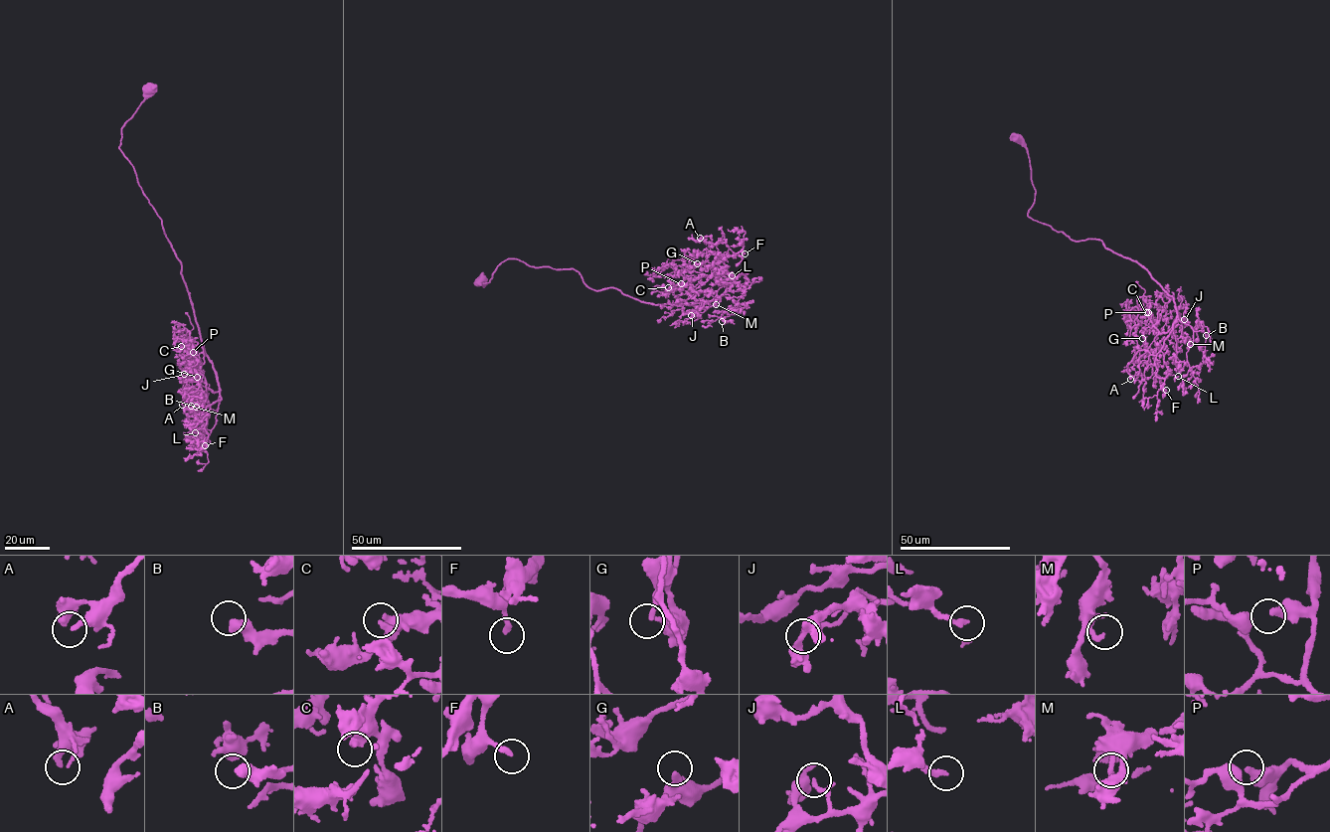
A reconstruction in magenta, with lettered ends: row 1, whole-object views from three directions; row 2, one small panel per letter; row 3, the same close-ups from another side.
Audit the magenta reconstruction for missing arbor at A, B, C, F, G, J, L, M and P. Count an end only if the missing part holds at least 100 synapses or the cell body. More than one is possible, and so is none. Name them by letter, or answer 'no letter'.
F

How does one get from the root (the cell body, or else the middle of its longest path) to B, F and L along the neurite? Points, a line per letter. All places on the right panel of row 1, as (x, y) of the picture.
B: (1017, 137), (1035, 191), (1028, 216), (1137, 262), (1173, 298), (1178, 320), (1197, 332), (1203, 323), (1206, 335)
F: (1017, 137), (1035, 191), (1028, 216), (1077, 242), (1100, 241), (1173, 298), (1176, 321), (1154, 362), (1166, 390)
L: (1017, 137), (1035, 191), (1028, 216), (1077, 242), (1100, 241), (1173, 298), (1176, 321), (1161, 352), (1178, 376)

